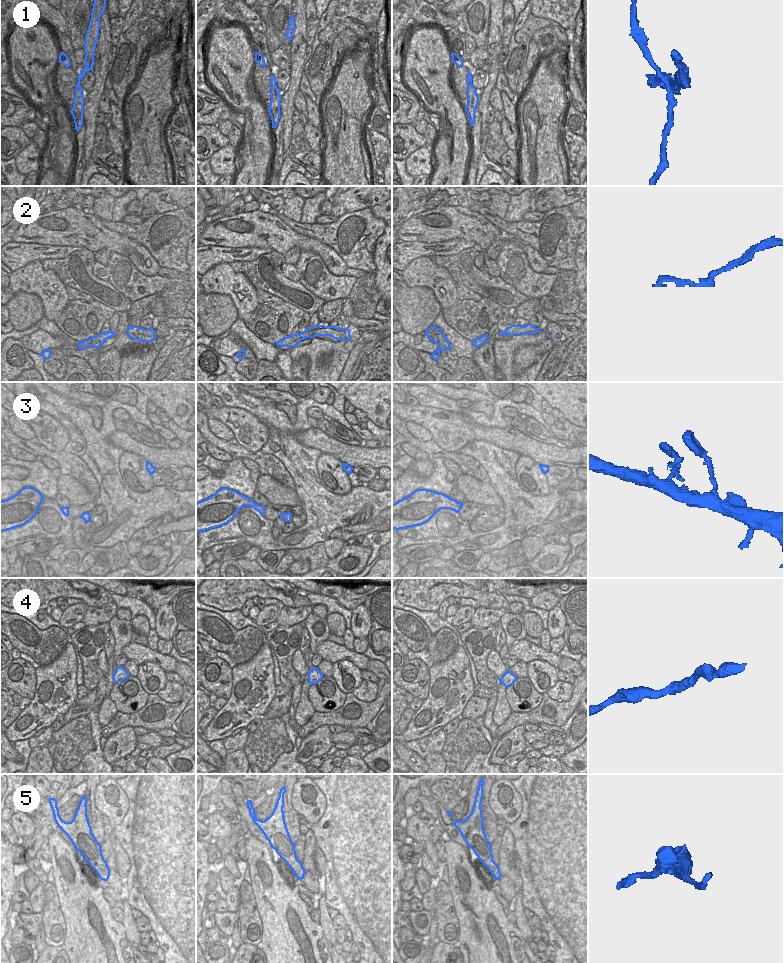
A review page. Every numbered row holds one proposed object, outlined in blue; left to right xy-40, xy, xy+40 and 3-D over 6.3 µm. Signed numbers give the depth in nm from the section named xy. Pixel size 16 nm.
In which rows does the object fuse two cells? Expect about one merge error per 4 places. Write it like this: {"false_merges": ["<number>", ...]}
{"false_merges": ["1"]}

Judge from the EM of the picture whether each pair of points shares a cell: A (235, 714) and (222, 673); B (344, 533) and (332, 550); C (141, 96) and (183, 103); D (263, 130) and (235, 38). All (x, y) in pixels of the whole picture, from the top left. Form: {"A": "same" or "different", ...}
{"A": "different", "B": "different", "C": "different", "D": "same"}

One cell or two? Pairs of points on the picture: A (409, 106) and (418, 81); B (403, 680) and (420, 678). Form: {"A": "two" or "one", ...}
{"A": "two", "B": "one"}

